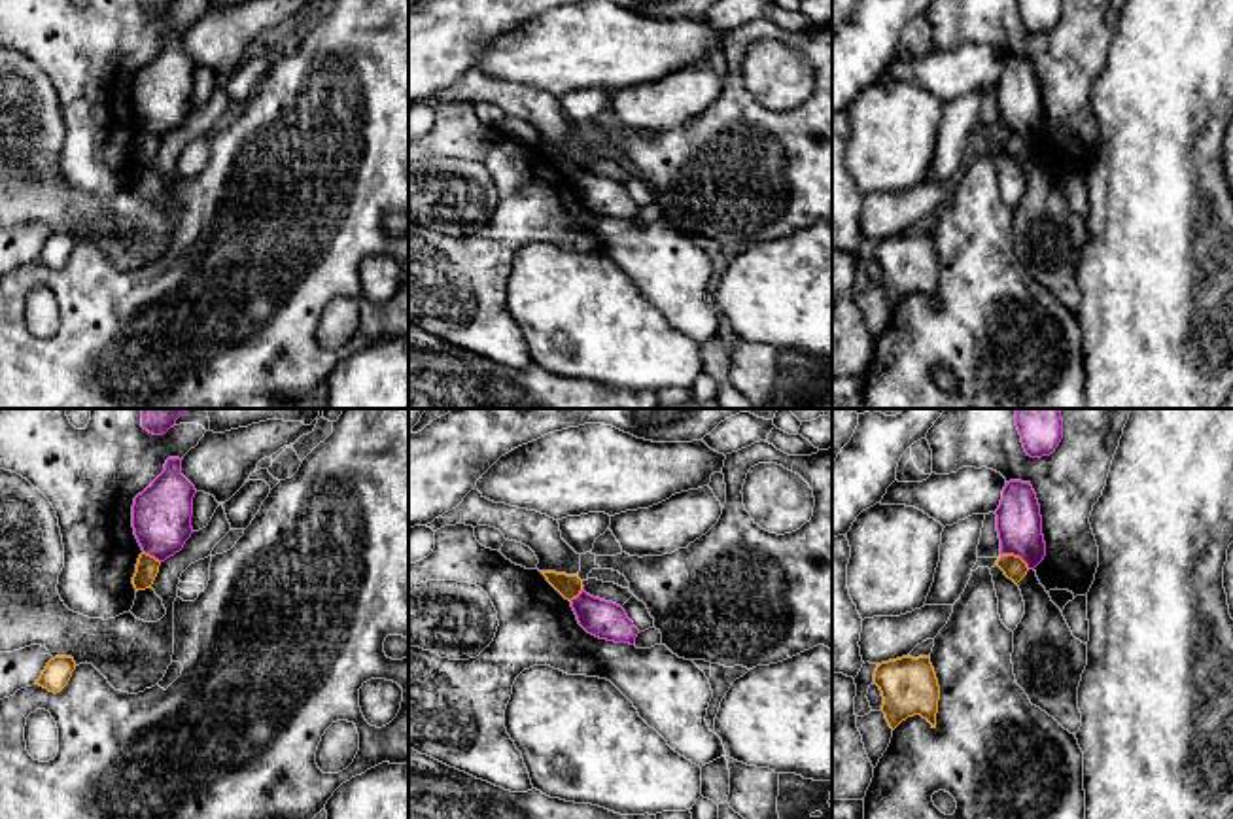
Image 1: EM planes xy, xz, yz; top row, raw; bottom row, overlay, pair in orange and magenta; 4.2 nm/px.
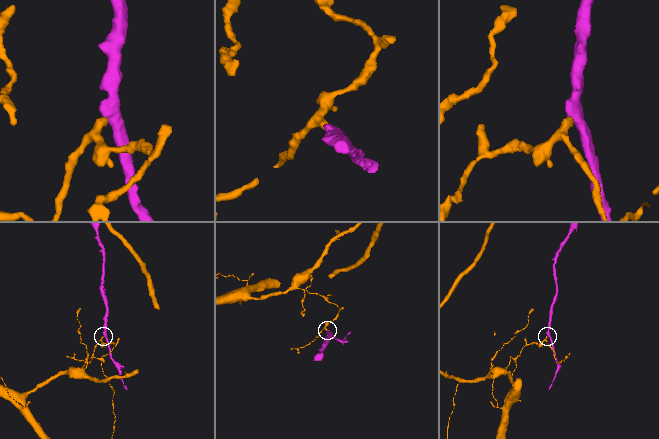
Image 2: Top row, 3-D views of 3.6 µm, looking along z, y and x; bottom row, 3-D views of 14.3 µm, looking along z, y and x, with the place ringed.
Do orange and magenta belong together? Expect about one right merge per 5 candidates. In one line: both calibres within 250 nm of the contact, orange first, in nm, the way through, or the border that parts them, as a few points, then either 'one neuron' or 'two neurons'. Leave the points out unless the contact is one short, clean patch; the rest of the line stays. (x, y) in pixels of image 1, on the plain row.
calibres 100 and 190 nm; border yz (1003, 129), (1016, 131), (1029, 144); two neurons

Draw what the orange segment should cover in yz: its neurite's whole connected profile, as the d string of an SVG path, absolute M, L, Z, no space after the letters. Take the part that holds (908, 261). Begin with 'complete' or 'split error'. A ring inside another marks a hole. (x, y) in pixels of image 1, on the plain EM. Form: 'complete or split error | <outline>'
complete | M930 233L881 238L874 248L874 259L881 267L881 288L893 306L913 291L921 291L936 305L940 263Z

